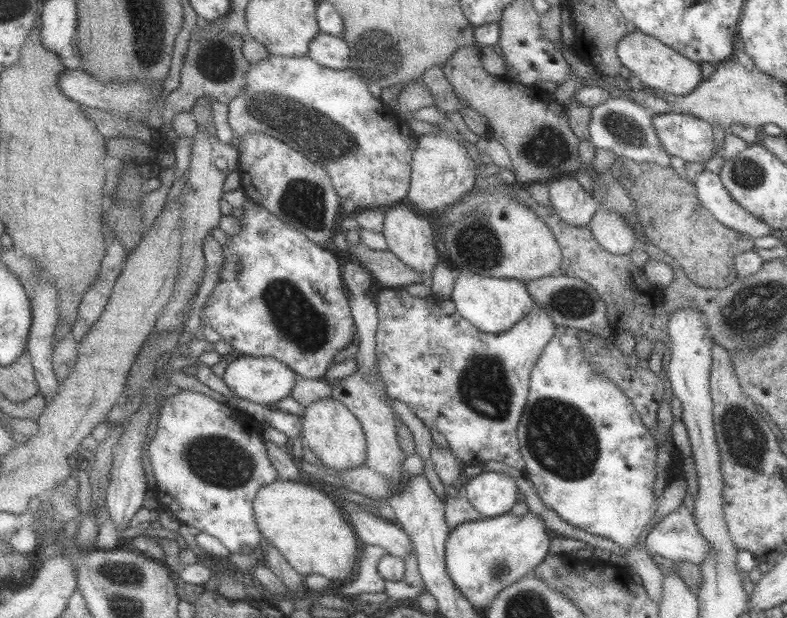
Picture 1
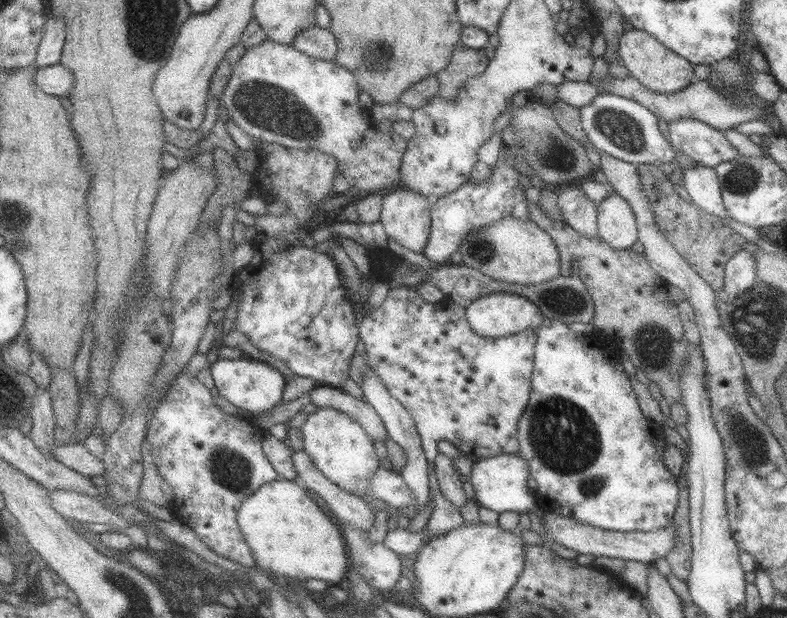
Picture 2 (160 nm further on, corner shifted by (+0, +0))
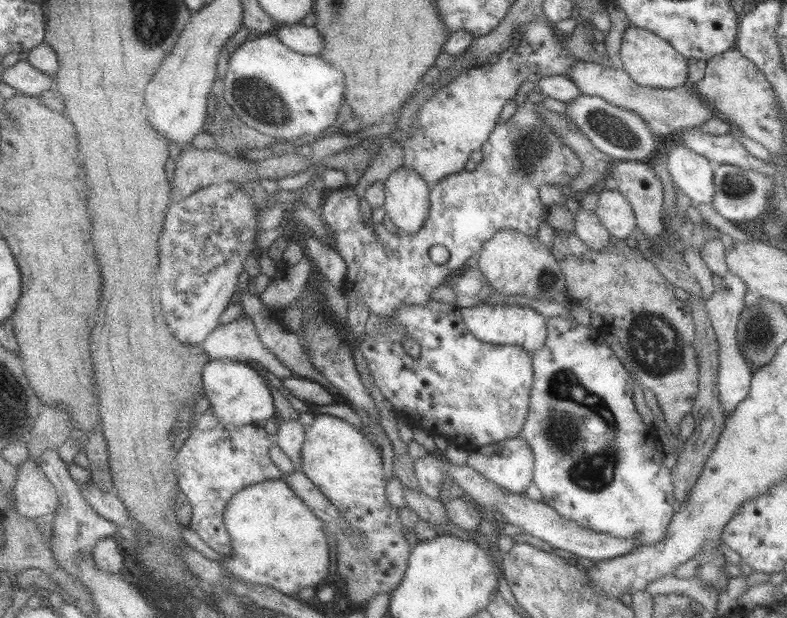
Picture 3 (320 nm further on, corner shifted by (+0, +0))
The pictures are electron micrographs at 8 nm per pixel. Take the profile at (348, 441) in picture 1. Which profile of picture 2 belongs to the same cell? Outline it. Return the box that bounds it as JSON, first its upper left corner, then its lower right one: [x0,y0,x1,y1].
[299,408,383,497]

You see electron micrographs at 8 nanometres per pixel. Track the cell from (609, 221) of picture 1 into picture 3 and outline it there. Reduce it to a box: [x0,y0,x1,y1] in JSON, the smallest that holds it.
[594,190,636,240]

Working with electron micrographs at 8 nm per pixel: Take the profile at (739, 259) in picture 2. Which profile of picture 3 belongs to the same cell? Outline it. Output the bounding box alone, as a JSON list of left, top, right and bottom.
[704,270,753,414]

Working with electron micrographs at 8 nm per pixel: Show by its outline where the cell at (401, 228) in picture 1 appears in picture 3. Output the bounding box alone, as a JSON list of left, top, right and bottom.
[383,165,430,233]

